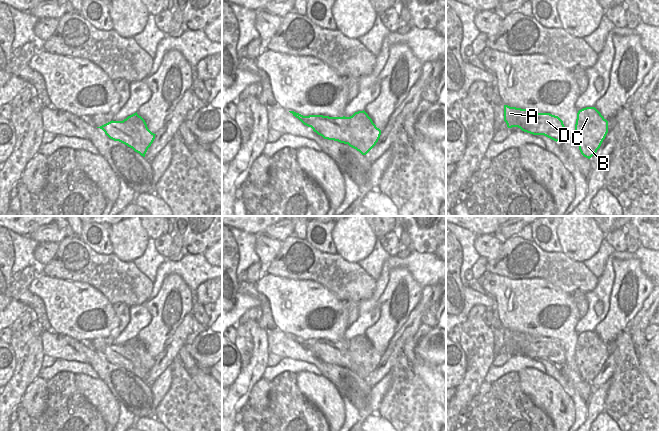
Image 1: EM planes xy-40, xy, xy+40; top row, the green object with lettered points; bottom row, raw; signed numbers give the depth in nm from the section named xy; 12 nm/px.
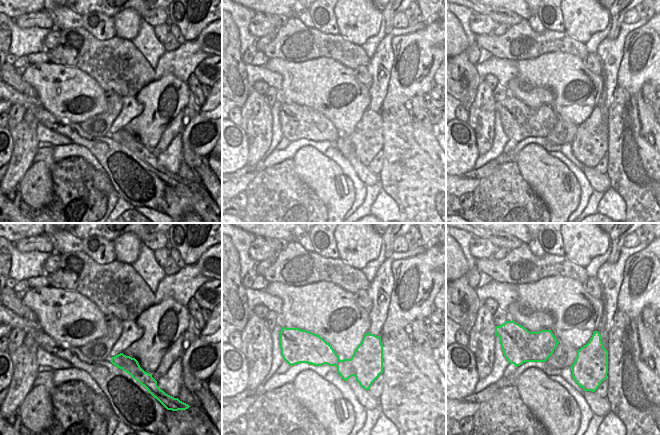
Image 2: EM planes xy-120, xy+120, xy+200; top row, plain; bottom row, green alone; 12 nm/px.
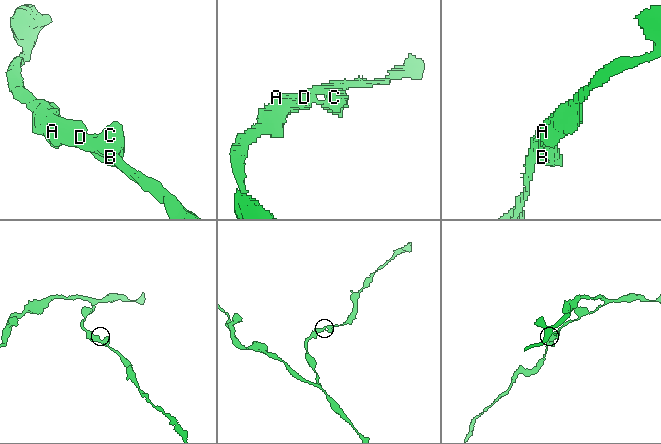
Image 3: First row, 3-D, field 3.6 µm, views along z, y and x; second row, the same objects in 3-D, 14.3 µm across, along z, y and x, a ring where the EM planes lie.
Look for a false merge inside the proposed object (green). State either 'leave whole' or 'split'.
leave whole

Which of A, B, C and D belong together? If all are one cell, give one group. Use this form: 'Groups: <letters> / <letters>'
Groups: A B C D.

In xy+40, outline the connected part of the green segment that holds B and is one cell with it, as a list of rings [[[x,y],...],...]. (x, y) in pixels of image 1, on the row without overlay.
[[[586,331],[577,337],[575,356],[581,378],[590,383],[608,357],[608,345],[595,331]]]

